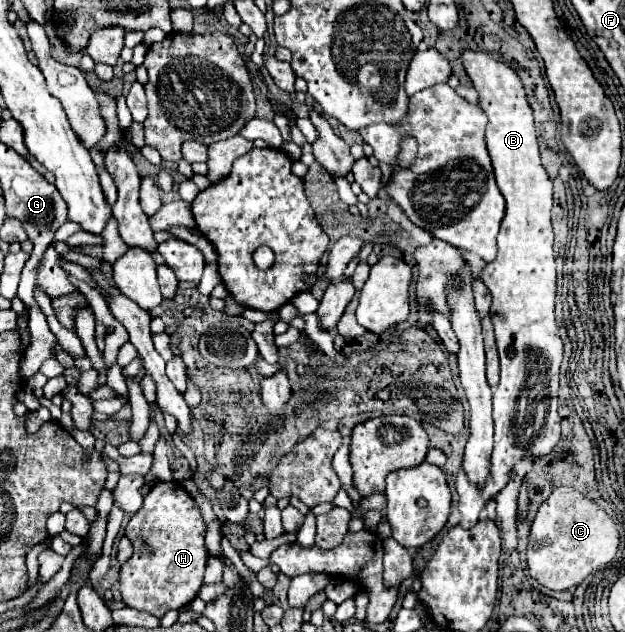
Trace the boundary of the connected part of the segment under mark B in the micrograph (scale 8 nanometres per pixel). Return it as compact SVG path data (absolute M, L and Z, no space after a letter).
M463 52L463 66L479 92L479 106L489 118L487 150L493 160L497 186L505 196L507 210L497 236L497 256L489 262L479 278L493 296L491 322L501 358L501 380L493 390L495 448L491 454L489 478L483 488L471 484L465 470L459 468L455 488L459 494L459 510L463 514L461 528L471 528L479 520L485 504L507 486L513 468L529 452L533 460L555 450L561 440L561 418L557 414L559 366L563 360L563 340L555 318L557 272L553 256L551 204L553 186L539 160L533 112L527 102L523 84L513 68L493 60L485 52Z

